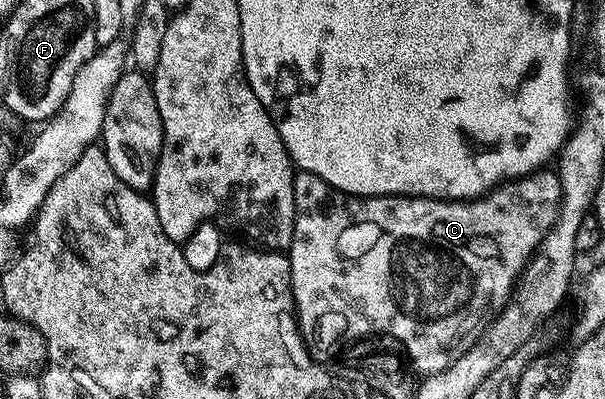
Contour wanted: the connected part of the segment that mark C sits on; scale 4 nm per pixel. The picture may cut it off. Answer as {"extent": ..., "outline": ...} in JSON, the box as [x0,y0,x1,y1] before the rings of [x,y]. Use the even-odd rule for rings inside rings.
{"extent":[289,170,563,374],"outline":[[[536,170],[530,176],[508,180],[498,188],[491,189],[487,195],[477,196],[473,200],[430,200],[428,196],[350,196],[329,186],[324,180],[317,178],[317,174],[296,171],[293,182],[295,229],[289,249],[291,293],[294,295],[296,319],[300,331],[315,353],[316,359],[321,362],[326,361],[326,352],[333,351],[336,346],[371,334],[388,332],[391,337],[397,338],[403,344],[406,357],[418,373],[430,374],[447,368],[463,350],[472,347],[477,339],[476,334],[486,328],[493,317],[507,305],[515,281],[519,279],[519,273],[527,267],[528,260],[535,255],[535,249],[539,247],[548,230],[555,225],[563,195],[558,171],[547,171]]]}

